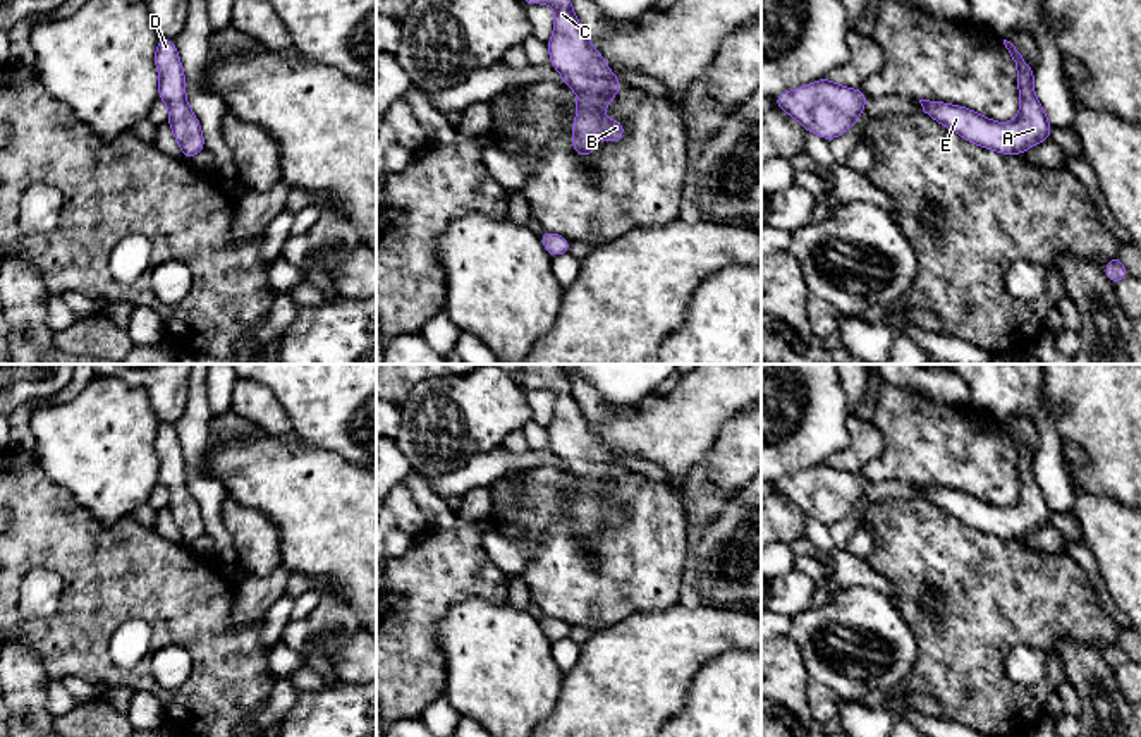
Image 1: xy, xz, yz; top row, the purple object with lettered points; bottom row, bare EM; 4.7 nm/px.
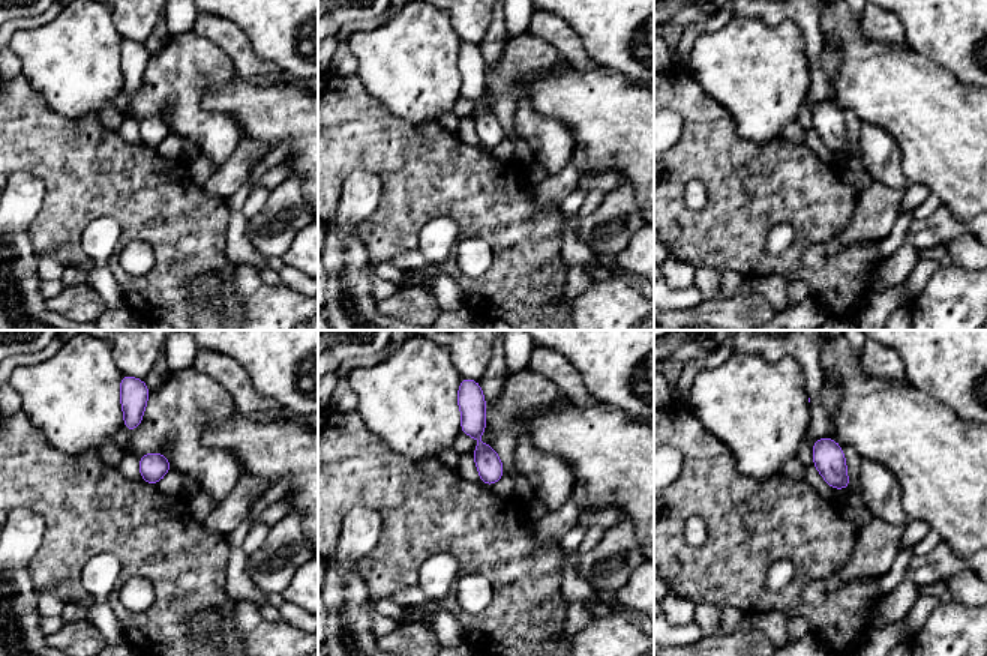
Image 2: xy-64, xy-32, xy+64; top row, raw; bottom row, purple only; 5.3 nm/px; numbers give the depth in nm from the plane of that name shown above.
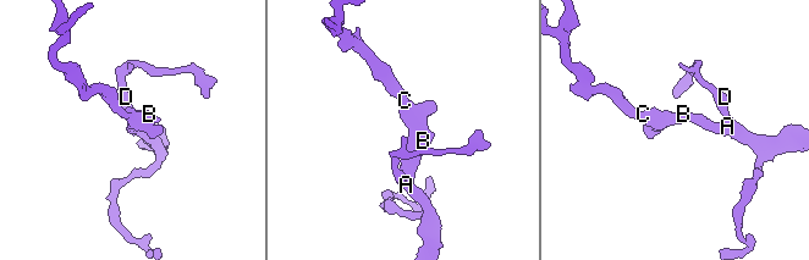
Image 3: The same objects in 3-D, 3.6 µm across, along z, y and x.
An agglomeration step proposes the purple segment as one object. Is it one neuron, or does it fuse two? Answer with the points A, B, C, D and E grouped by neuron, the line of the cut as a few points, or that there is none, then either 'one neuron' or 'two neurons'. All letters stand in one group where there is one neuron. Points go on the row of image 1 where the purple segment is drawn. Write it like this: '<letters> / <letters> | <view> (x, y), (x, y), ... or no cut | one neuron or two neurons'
A B C D E | no cut | one neuron

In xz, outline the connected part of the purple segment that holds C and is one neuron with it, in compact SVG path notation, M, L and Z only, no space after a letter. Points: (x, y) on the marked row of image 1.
M522 0L550 3L555 9L555 29L548 40L550 64L562 74L562 82L577 94L577 113L572 124L572 148L584 160L591 156L598 137L619 143L625 131L619 119L607 122L603 112L619 94L620 82L608 69L600 52L593 46L570 0Z

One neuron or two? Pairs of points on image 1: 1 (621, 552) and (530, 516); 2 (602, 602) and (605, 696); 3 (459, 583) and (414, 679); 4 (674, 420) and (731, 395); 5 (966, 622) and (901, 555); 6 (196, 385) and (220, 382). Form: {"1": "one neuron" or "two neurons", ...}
{"1": "one neuron", "2": "two neurons", "3": "one neuron", "4": "one neuron", "5": "one neuron", "6": "two neurons"}

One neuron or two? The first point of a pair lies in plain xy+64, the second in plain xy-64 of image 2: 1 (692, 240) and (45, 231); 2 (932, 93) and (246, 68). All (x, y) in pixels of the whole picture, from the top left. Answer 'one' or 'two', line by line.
1: one
2: two

